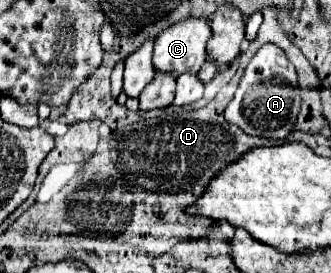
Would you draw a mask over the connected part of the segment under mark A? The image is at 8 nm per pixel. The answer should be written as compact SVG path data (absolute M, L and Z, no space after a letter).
M267 43L257 51L249 67L245 69L235 99L227 105L225 119L241 127L247 135L285 139L295 129L299 109L301 109L301 93L299 93L297 73L289 65L289 59L283 53L283 49L279 49L273 43Z

